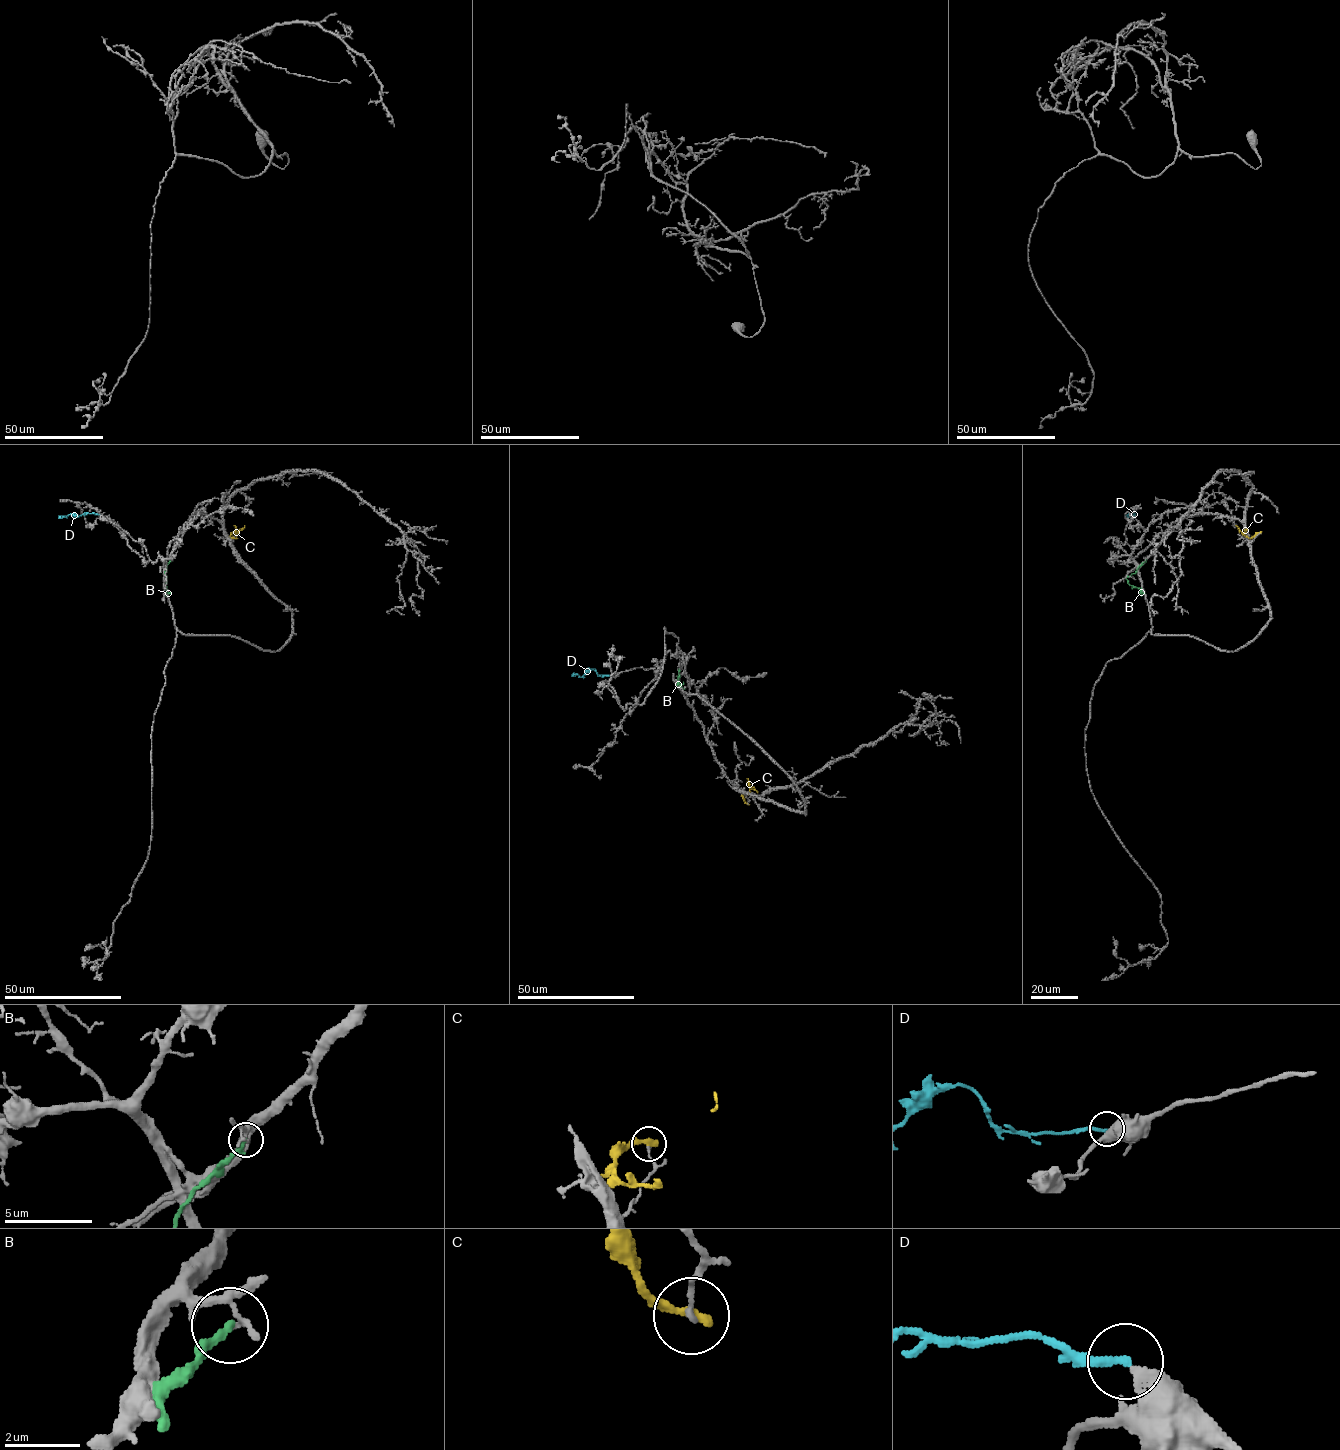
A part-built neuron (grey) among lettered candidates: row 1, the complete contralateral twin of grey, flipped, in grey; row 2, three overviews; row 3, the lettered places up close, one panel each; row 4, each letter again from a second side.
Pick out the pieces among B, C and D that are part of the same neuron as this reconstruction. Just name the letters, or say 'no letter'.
no letter

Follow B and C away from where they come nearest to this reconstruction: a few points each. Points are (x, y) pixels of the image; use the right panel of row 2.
B: (1145, 560), (1136, 572), (1126, 577), (1129, 584), (1142, 592), (1139, 592)
C: (1261, 532), (1249, 538), (1244, 534), (1249, 525)

